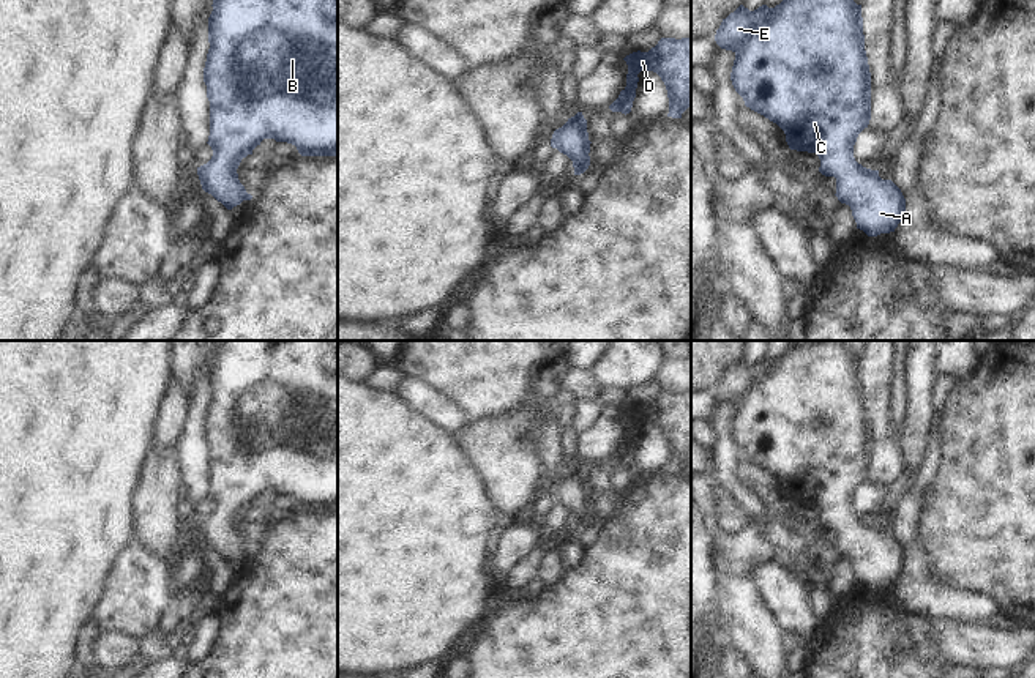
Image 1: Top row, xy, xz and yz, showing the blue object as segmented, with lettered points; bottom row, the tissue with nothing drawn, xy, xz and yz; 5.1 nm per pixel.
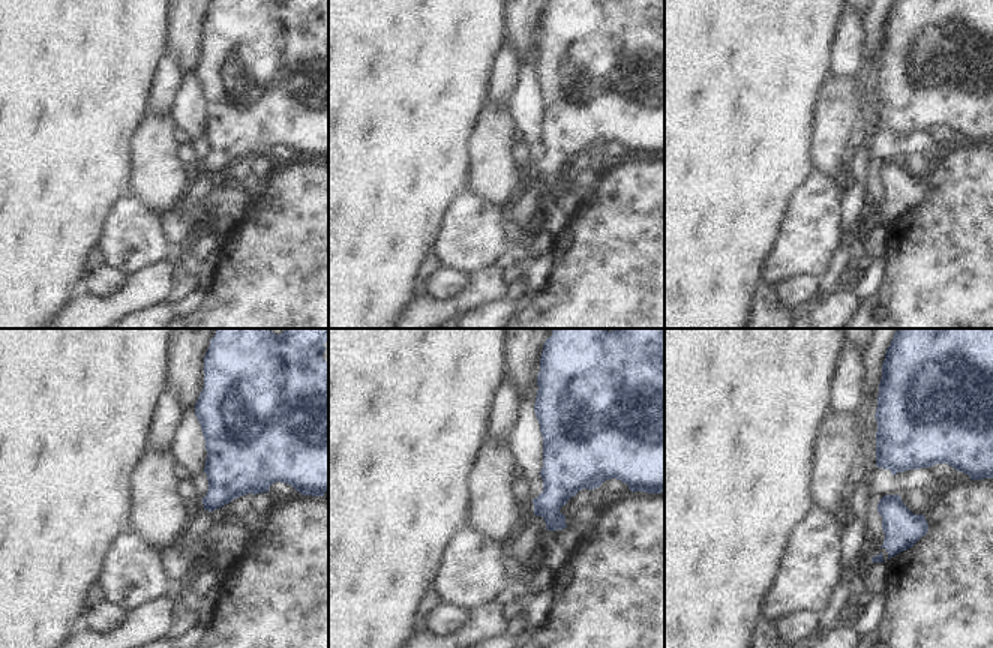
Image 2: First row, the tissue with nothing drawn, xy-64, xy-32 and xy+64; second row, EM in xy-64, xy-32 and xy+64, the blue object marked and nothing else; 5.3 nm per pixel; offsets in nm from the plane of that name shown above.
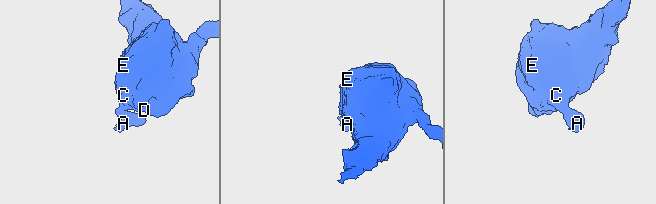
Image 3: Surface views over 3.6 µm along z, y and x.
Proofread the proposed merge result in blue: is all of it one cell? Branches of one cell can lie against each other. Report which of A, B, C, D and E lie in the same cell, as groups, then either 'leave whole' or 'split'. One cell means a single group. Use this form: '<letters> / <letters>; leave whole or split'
A B C D E; leave whole

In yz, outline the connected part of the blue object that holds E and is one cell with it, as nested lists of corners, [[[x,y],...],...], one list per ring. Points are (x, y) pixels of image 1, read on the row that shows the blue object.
[[[783,0],[775,8],[762,5],[754,11],[740,5],[734,13],[723,19],[719,28],[716,30],[715,41],[721,49],[732,50],[735,54],[730,80],[735,91],[743,98],[745,106],[776,123],[784,131],[786,142],[790,150],[816,153],[819,156],[819,172],[825,177],[836,178],[835,196],[841,203],[850,207],[857,229],[863,230],[868,237],[895,232],[906,211],[906,199],[901,189],[891,180],[882,180],[879,177],[879,170],[866,169],[854,158],[857,137],[865,128],[868,128],[871,120],[871,73],[865,50],[861,5],[857,5],[854,0]]]

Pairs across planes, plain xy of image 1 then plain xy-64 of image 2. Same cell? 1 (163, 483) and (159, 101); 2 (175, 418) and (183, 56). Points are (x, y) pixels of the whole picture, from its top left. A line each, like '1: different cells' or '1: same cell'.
1: different cells
2: different cells

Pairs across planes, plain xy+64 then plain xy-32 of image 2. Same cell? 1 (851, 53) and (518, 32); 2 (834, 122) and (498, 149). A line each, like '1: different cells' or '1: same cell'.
1: different cells
2: same cell

